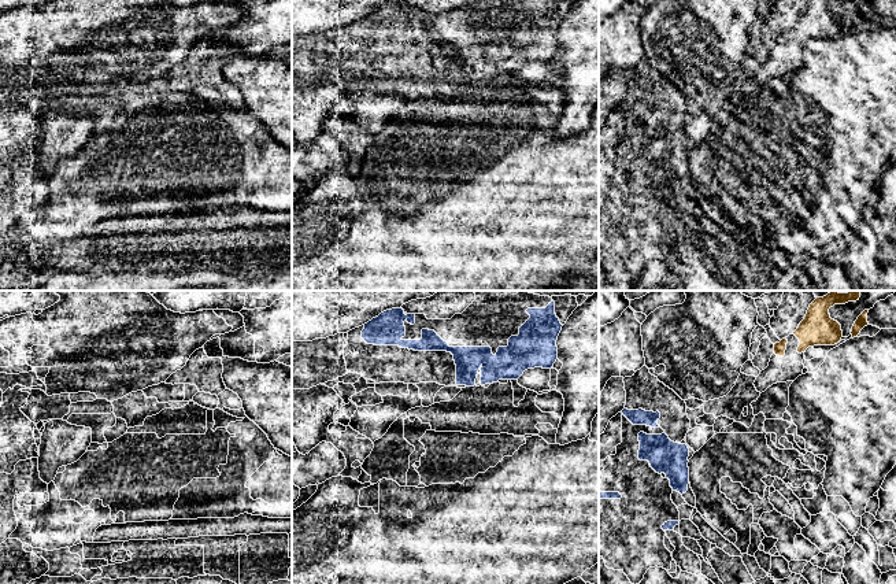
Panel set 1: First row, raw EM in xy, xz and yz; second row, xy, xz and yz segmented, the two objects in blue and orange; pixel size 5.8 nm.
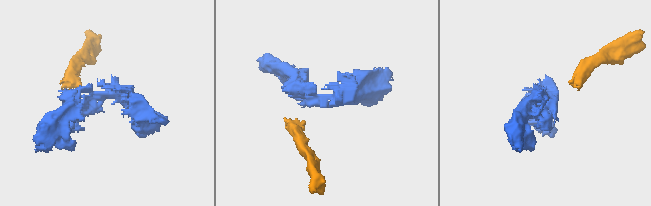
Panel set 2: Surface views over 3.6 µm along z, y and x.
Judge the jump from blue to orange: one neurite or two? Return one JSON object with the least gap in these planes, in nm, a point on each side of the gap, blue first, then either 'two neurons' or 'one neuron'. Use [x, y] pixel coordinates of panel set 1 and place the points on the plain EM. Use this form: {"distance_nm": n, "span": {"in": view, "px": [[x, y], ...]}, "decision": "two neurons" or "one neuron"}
{"distance_nm": 750, "span": {"in": "yz", "px": [[685, 137], [776, 47]]}, "decision": "two neurons"}

